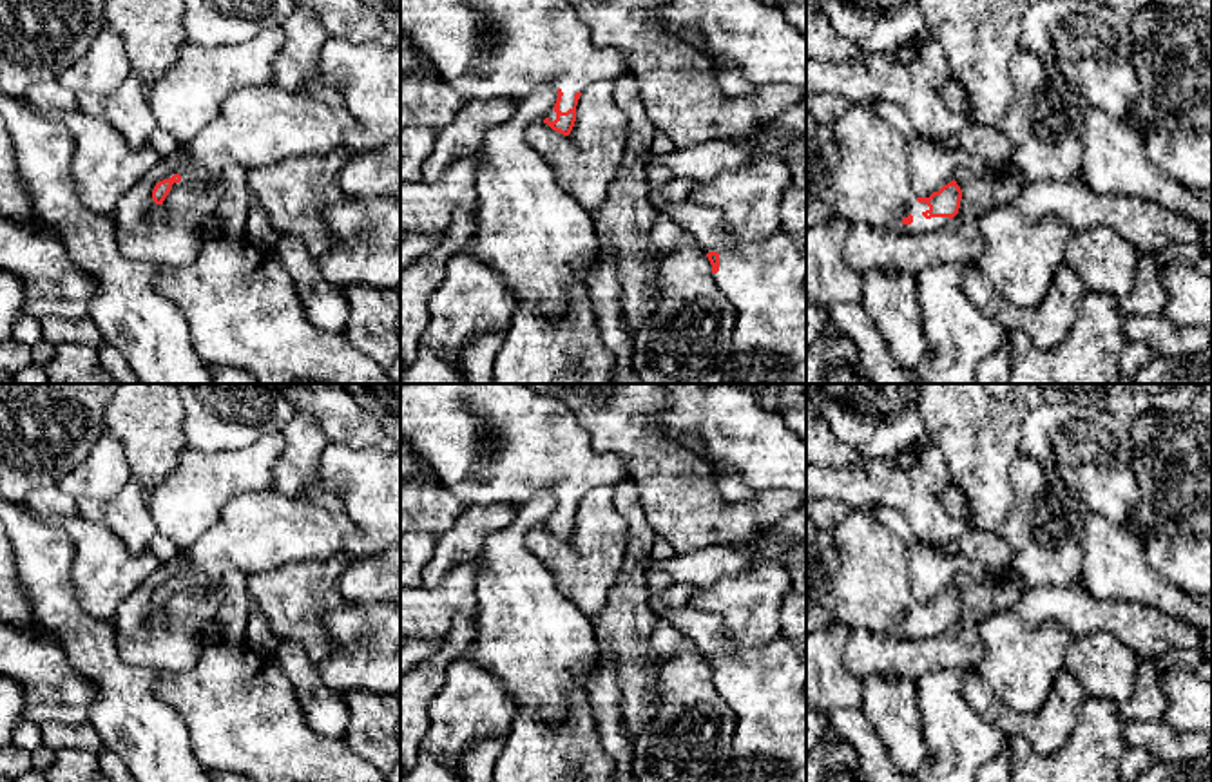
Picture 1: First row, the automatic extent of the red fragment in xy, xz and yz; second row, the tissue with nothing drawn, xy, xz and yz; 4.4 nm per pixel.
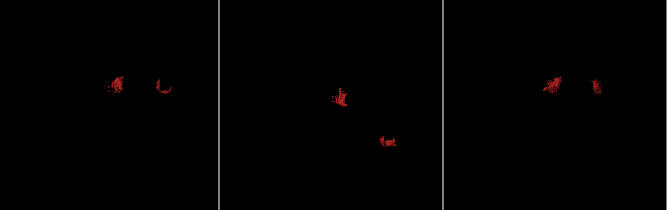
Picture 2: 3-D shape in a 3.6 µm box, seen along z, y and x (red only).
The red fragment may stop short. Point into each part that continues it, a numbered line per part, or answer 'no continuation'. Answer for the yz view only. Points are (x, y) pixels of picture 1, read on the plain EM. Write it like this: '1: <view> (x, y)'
1: yz (870, 591)

